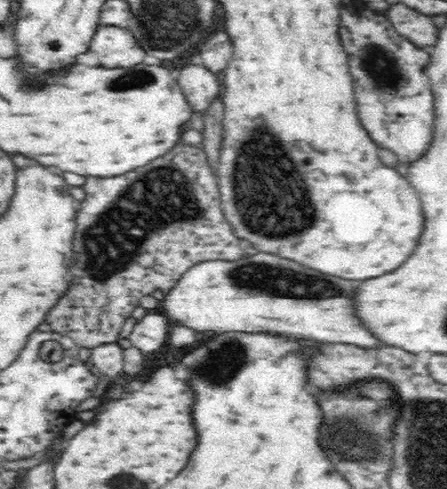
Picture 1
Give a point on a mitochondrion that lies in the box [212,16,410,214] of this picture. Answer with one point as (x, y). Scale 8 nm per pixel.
(382, 70)

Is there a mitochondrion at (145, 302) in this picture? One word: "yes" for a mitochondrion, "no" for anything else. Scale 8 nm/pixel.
no

